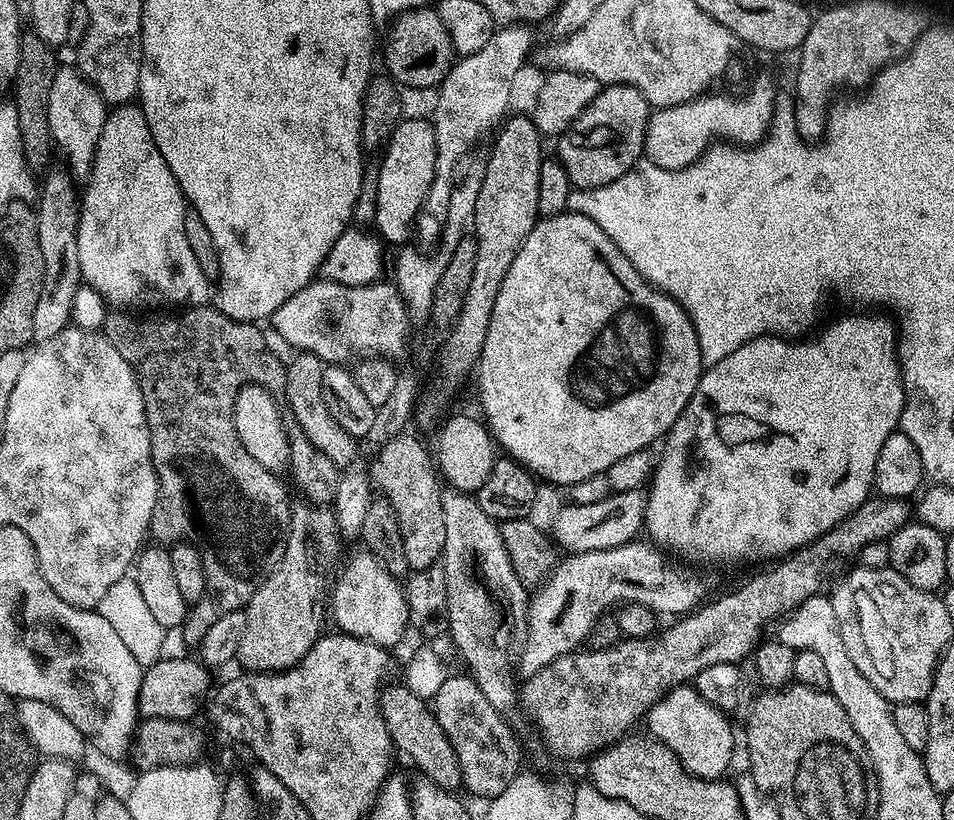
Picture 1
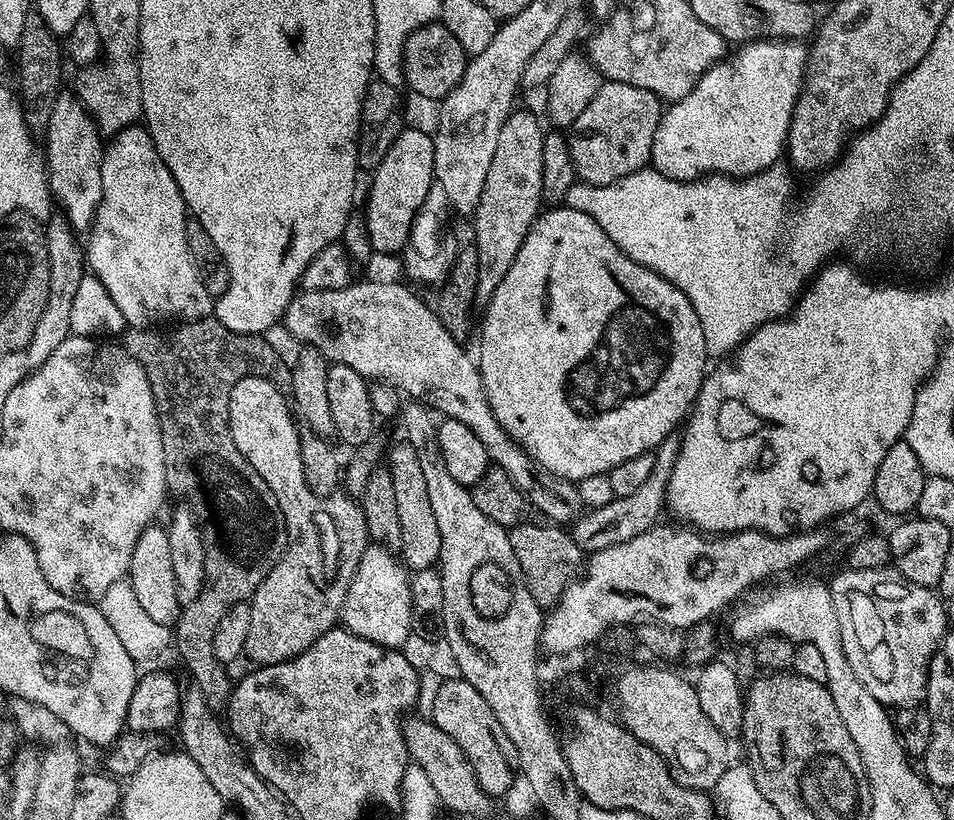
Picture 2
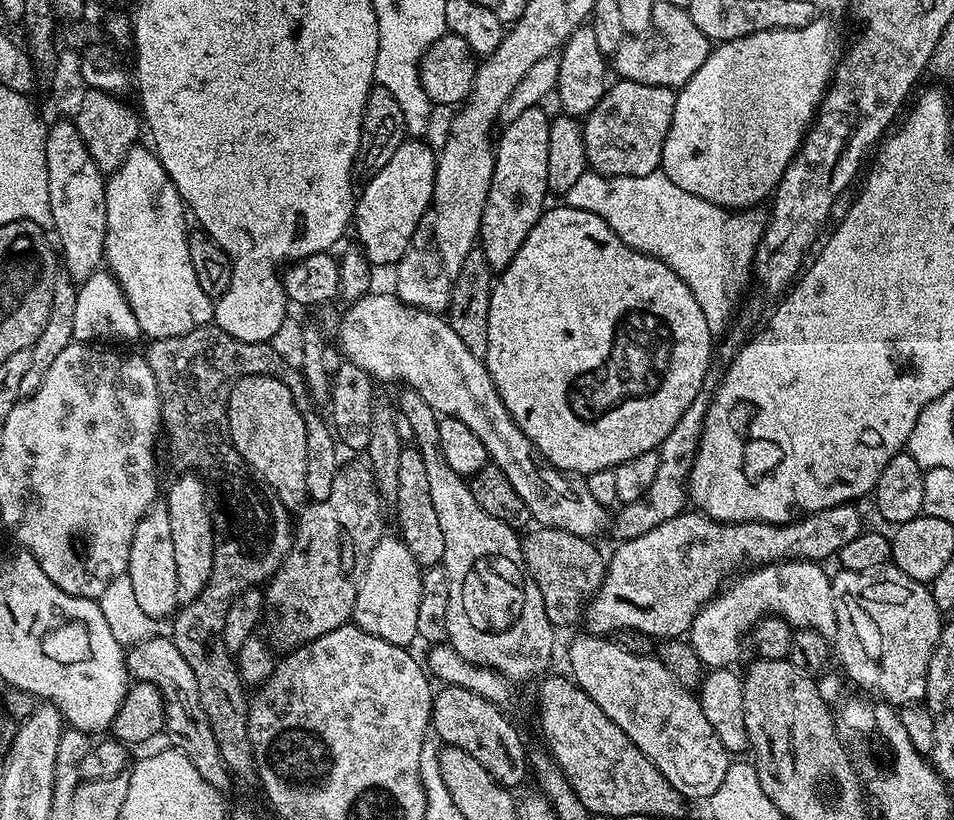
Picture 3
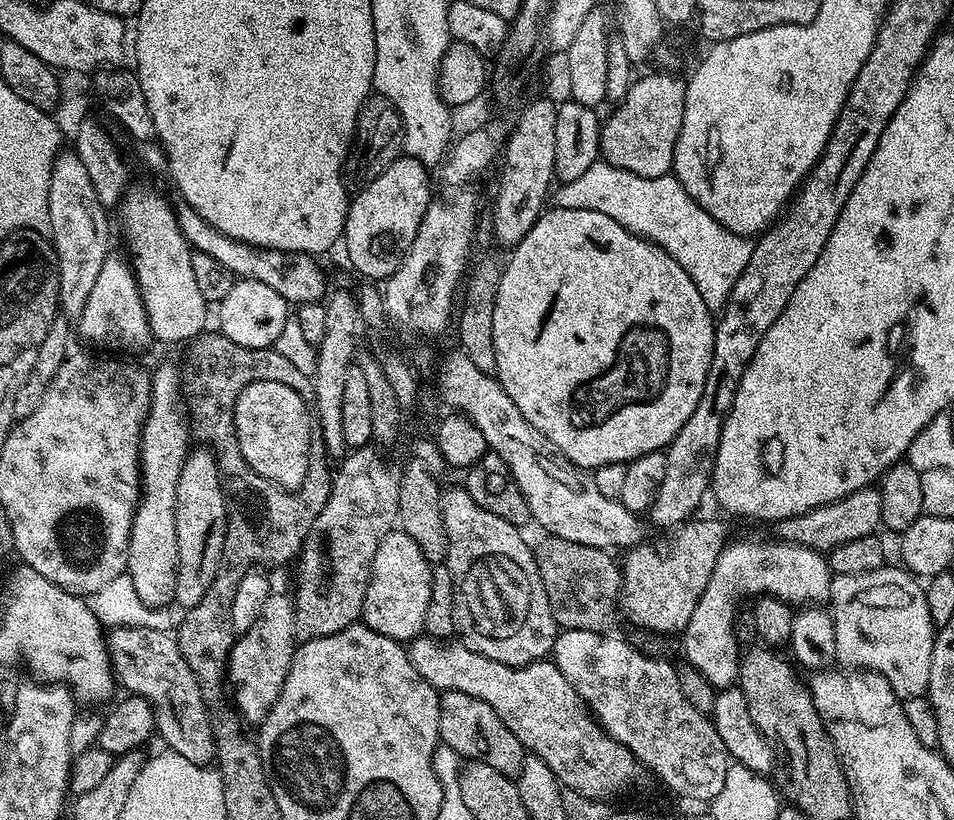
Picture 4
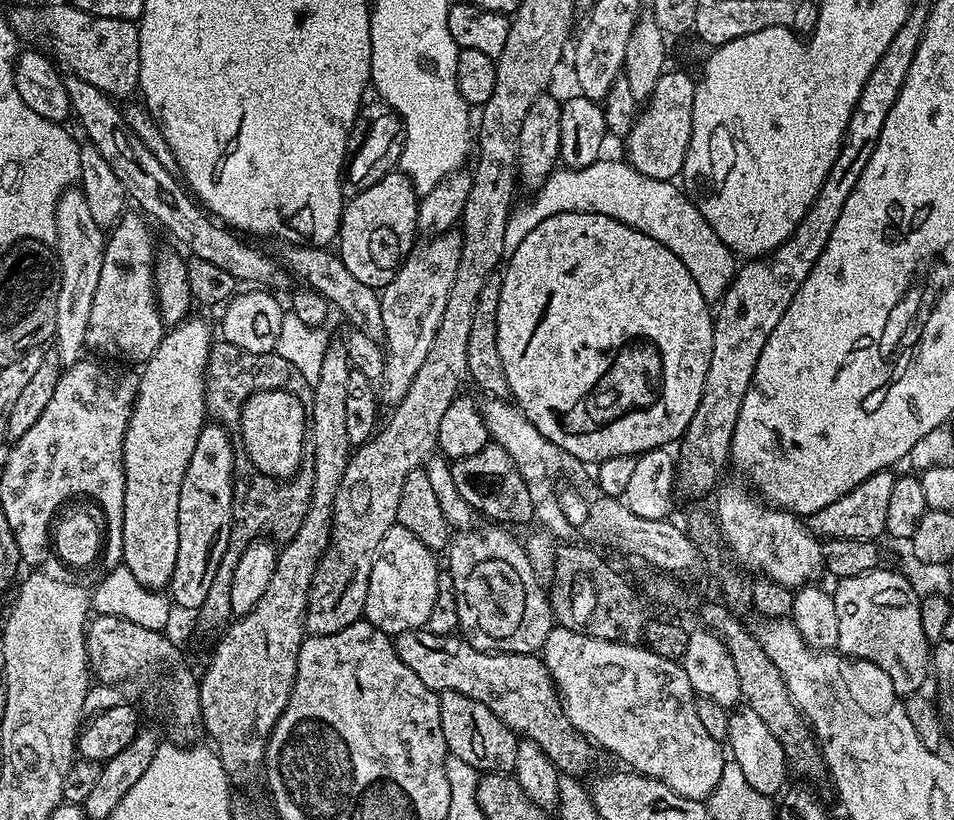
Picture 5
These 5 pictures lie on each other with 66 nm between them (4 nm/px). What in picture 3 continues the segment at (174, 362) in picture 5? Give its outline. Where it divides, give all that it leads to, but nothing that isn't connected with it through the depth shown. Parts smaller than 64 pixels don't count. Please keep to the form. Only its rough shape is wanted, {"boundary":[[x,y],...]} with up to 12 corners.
{"boundary":[[167,503],[153,504],[130,542],[138,606],[177,611],[178,577]]}

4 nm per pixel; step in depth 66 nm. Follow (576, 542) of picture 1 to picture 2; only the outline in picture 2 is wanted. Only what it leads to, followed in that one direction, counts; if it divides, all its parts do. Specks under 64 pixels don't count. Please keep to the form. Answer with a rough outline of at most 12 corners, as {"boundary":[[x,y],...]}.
{"boundary":[[680,437],[653,451],[642,490],[576,517],[585,553],[630,542],[656,527],[667,505]]}

